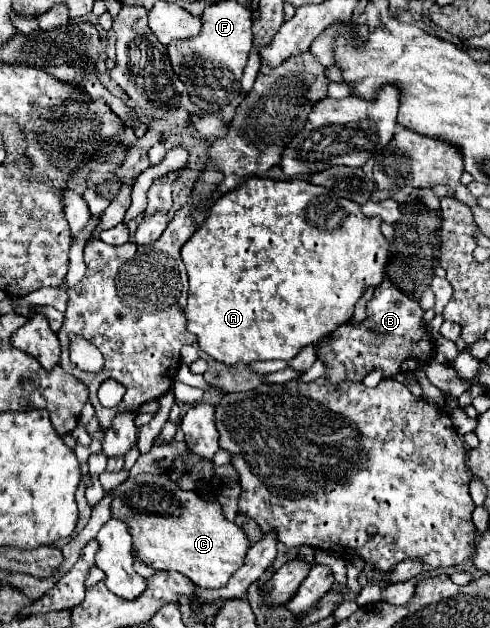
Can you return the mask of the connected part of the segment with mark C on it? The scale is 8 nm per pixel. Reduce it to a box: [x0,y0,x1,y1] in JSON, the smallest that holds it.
[113,473,251,589]

